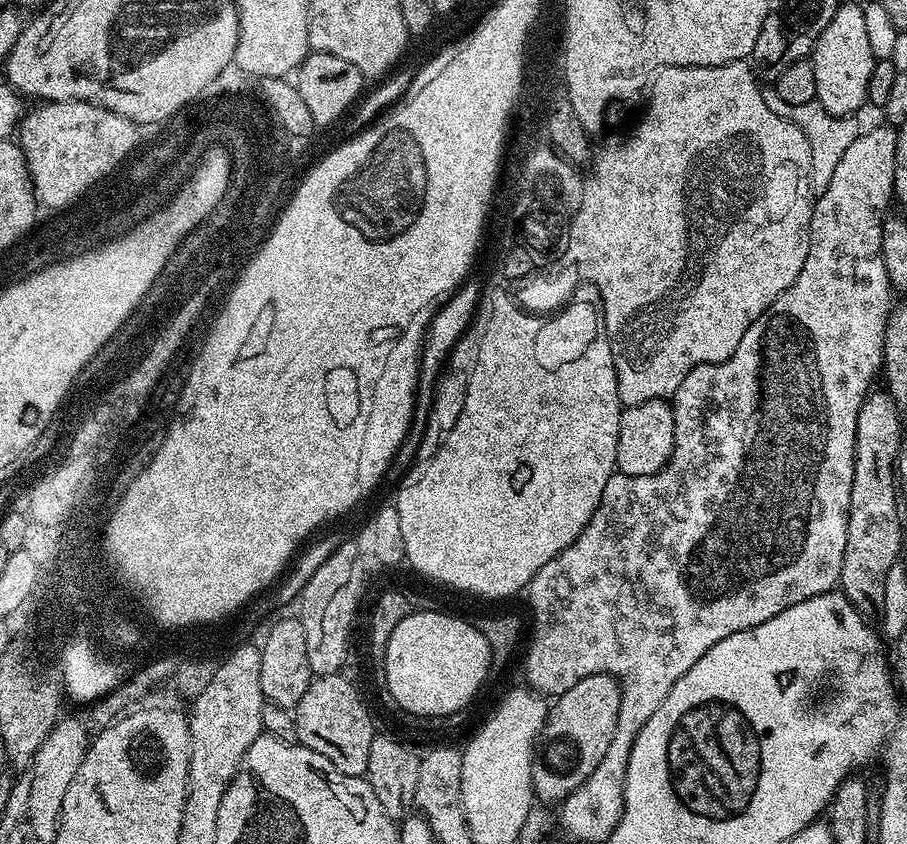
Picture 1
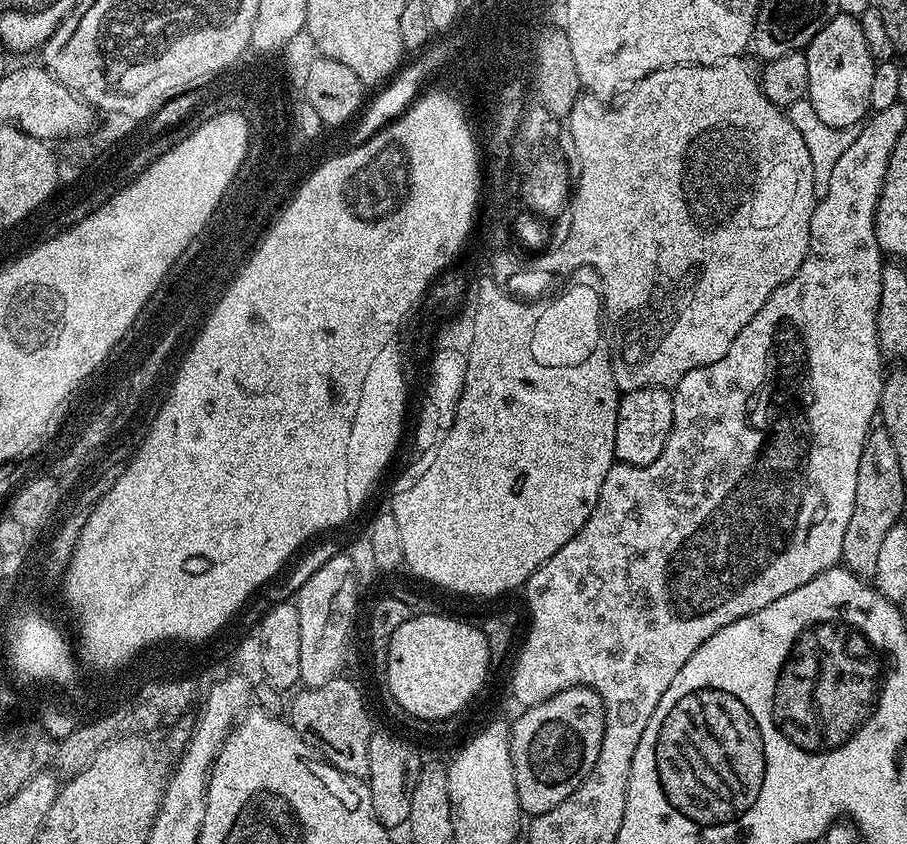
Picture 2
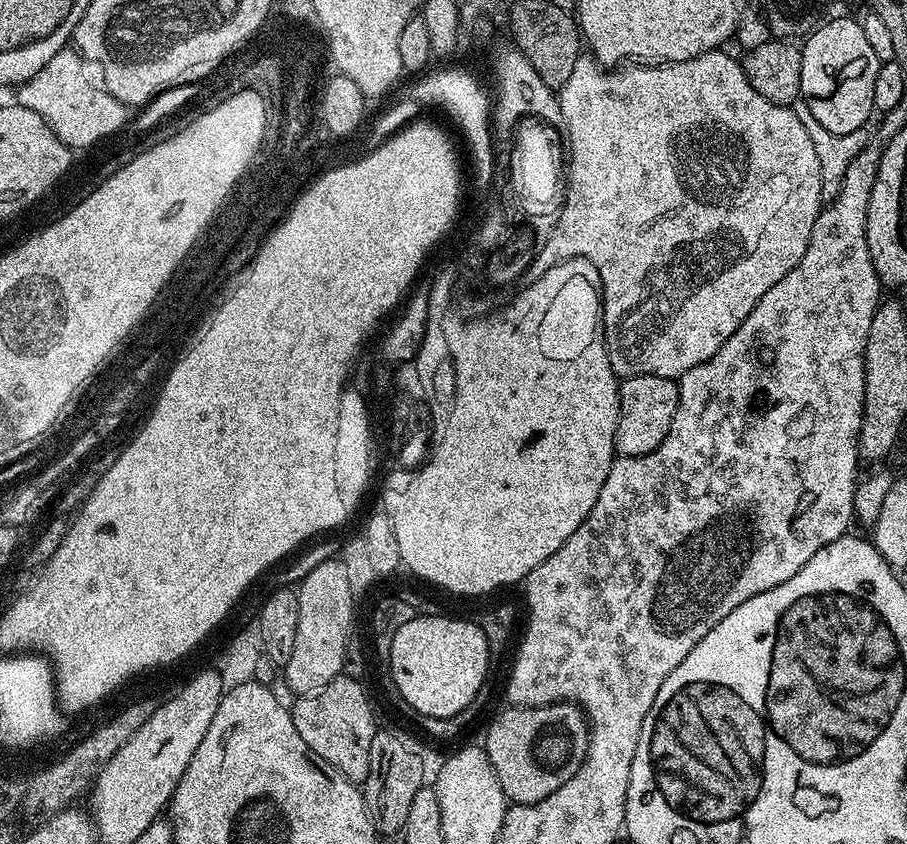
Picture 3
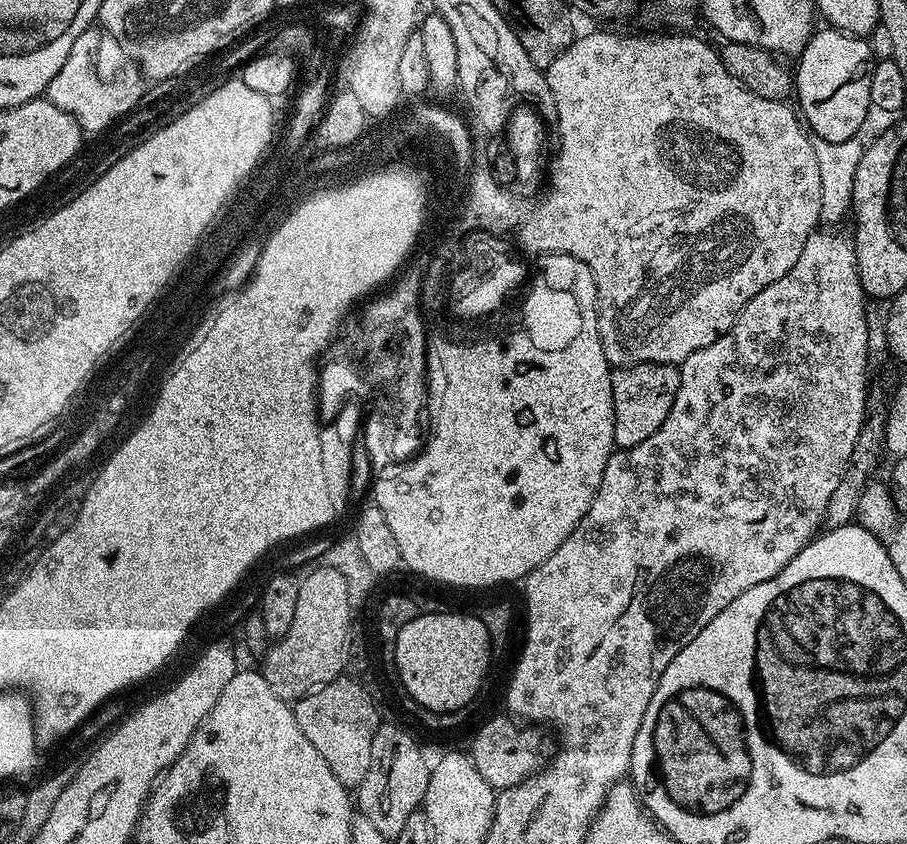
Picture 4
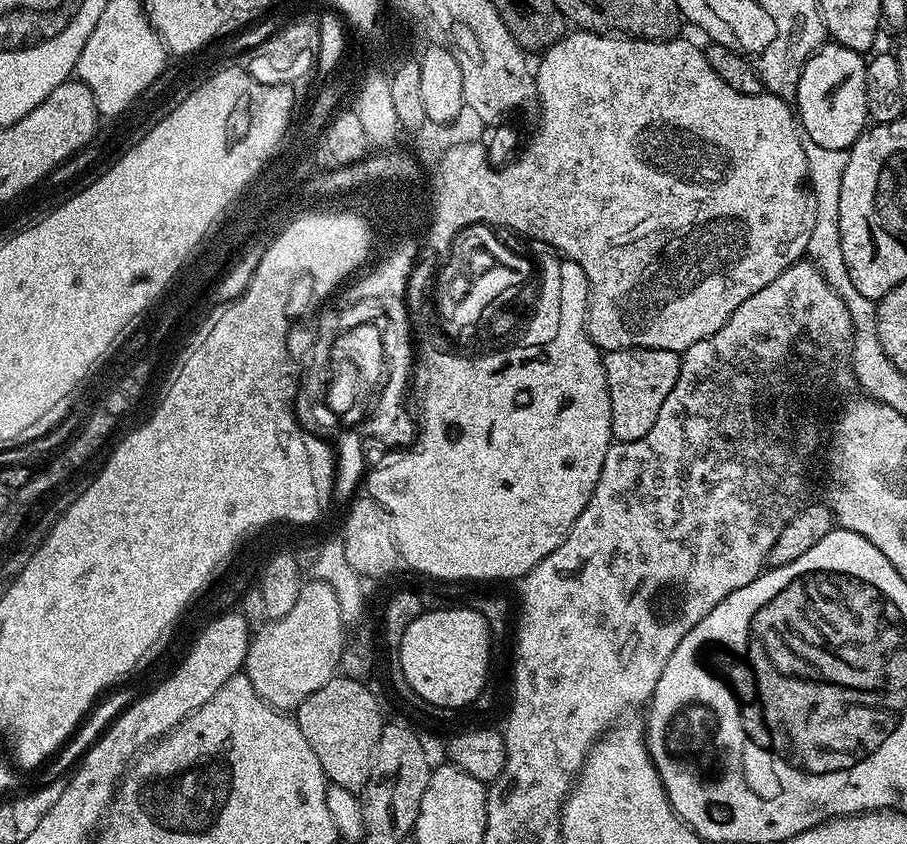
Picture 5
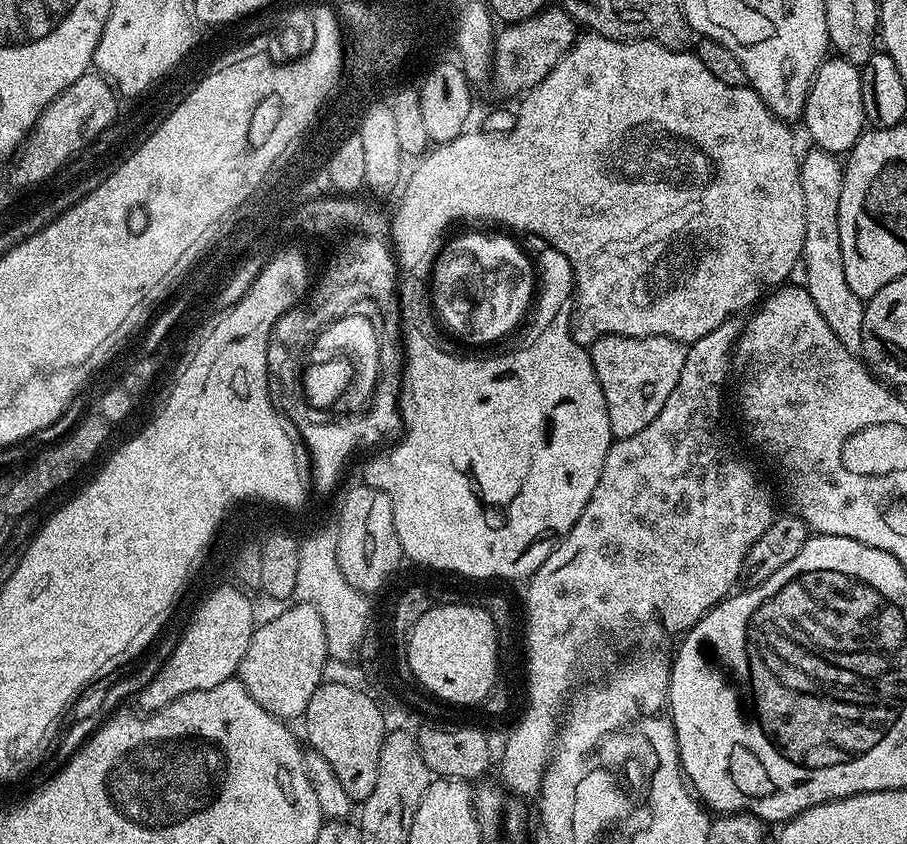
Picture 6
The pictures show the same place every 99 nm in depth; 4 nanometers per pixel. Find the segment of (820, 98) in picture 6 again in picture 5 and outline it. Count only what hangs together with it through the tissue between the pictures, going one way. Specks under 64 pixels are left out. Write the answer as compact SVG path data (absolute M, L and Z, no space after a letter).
M825 42L812 53L812 57L804 63L802 78L798 78L798 90L794 97L794 108L798 113L798 124L803 135L814 138L814 142L818 142L818 146L826 146L826 150L851 148L855 140L866 131L866 125L869 123L866 102L867 69L868 65L861 53L835 42Z

